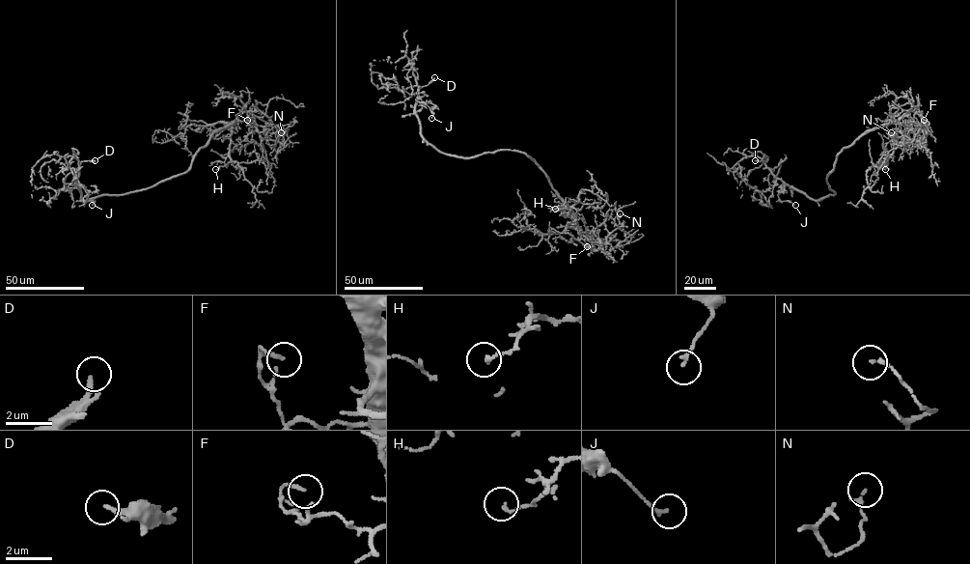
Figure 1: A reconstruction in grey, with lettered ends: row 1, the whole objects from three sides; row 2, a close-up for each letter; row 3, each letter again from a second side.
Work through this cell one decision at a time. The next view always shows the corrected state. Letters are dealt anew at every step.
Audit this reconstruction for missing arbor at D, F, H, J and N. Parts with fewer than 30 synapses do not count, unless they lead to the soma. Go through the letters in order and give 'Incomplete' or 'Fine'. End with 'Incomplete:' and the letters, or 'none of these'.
D: Fine
F: Fine
H: Fine
J: Fine
N: Fine
Incomplete: none of these

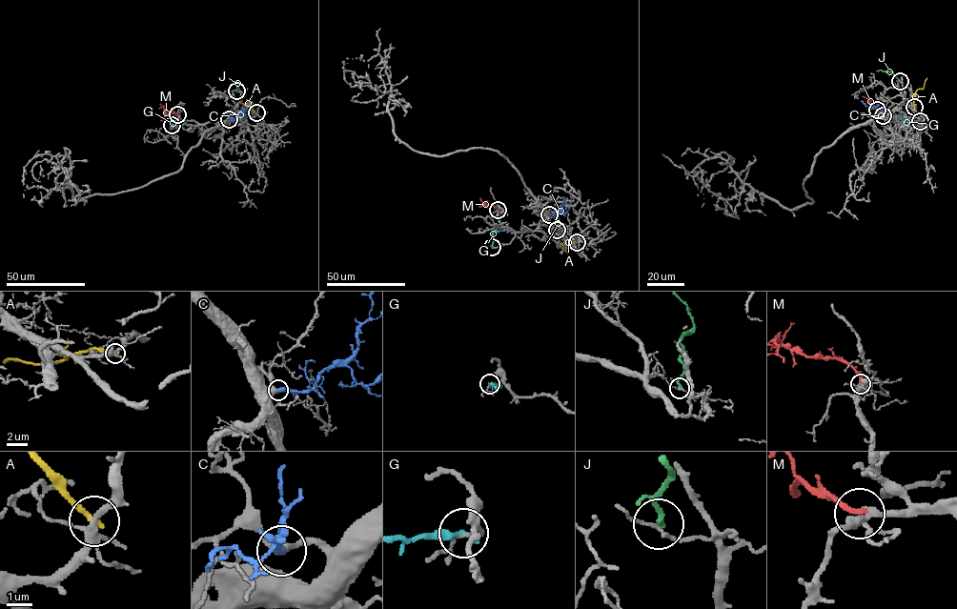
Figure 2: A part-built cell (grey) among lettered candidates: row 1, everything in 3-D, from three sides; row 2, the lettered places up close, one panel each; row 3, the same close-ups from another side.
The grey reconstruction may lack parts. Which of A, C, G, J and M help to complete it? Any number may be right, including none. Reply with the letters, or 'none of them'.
C, M

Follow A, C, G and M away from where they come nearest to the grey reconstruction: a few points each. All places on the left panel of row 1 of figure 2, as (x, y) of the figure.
A: (256, 112), (248, 103), (242, 103), (238, 99), (244, 96), (247, 88)
C: (229, 119), (243, 112), (242, 108)
G: (172, 125), (178, 119), (185, 122)
M: (177, 114), (166, 113), (160, 103)

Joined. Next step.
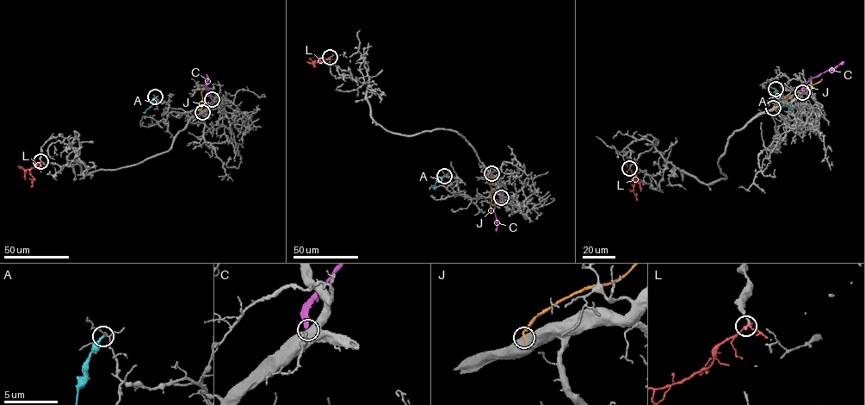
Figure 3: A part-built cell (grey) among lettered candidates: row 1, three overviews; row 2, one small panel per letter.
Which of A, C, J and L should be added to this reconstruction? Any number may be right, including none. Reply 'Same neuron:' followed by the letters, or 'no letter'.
Same neuron: C

